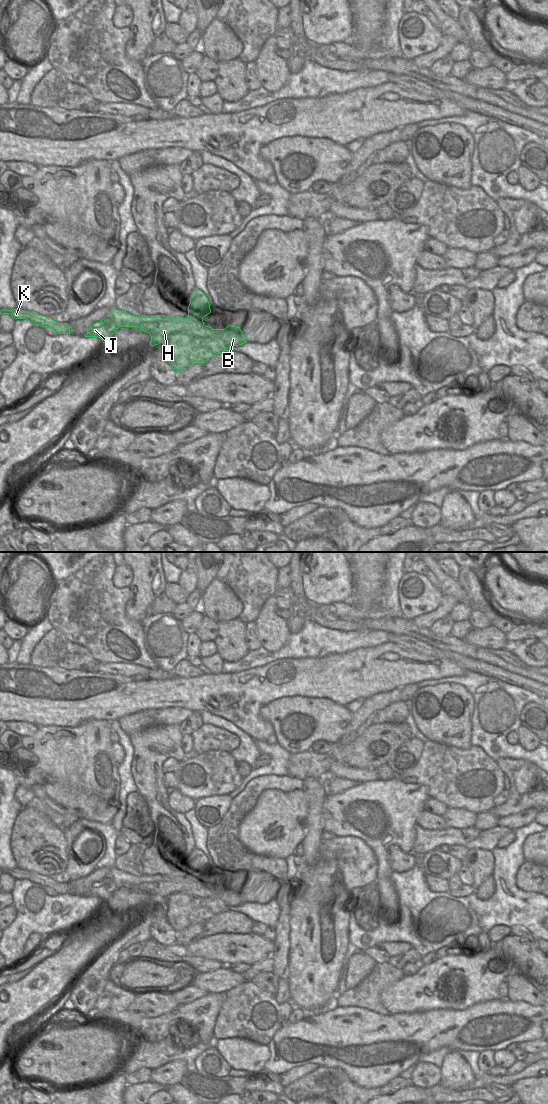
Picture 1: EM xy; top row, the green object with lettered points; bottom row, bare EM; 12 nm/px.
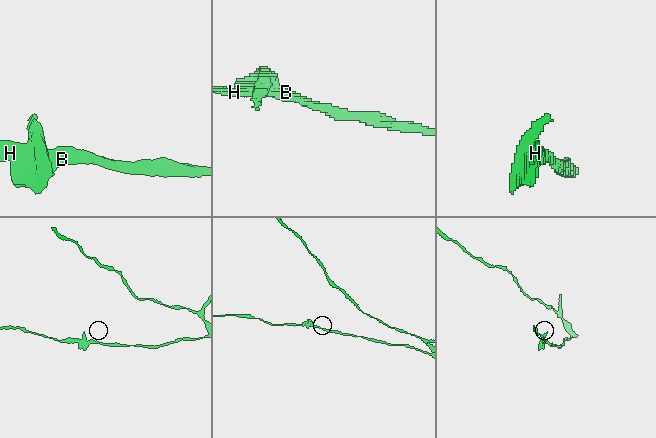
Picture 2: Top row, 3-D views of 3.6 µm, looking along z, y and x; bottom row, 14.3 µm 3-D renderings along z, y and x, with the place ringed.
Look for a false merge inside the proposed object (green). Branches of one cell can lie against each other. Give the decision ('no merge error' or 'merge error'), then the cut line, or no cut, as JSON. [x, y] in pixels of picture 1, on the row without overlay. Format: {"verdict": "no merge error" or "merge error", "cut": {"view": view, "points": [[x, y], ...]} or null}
{"verdict": "no merge error", "cut": null}

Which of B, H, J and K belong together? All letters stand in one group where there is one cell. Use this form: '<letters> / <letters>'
B H J K

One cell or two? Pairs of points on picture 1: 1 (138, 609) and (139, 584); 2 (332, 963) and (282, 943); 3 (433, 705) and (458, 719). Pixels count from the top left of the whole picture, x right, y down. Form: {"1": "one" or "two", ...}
{"1": "one", "2": "two", "3": "one"}

